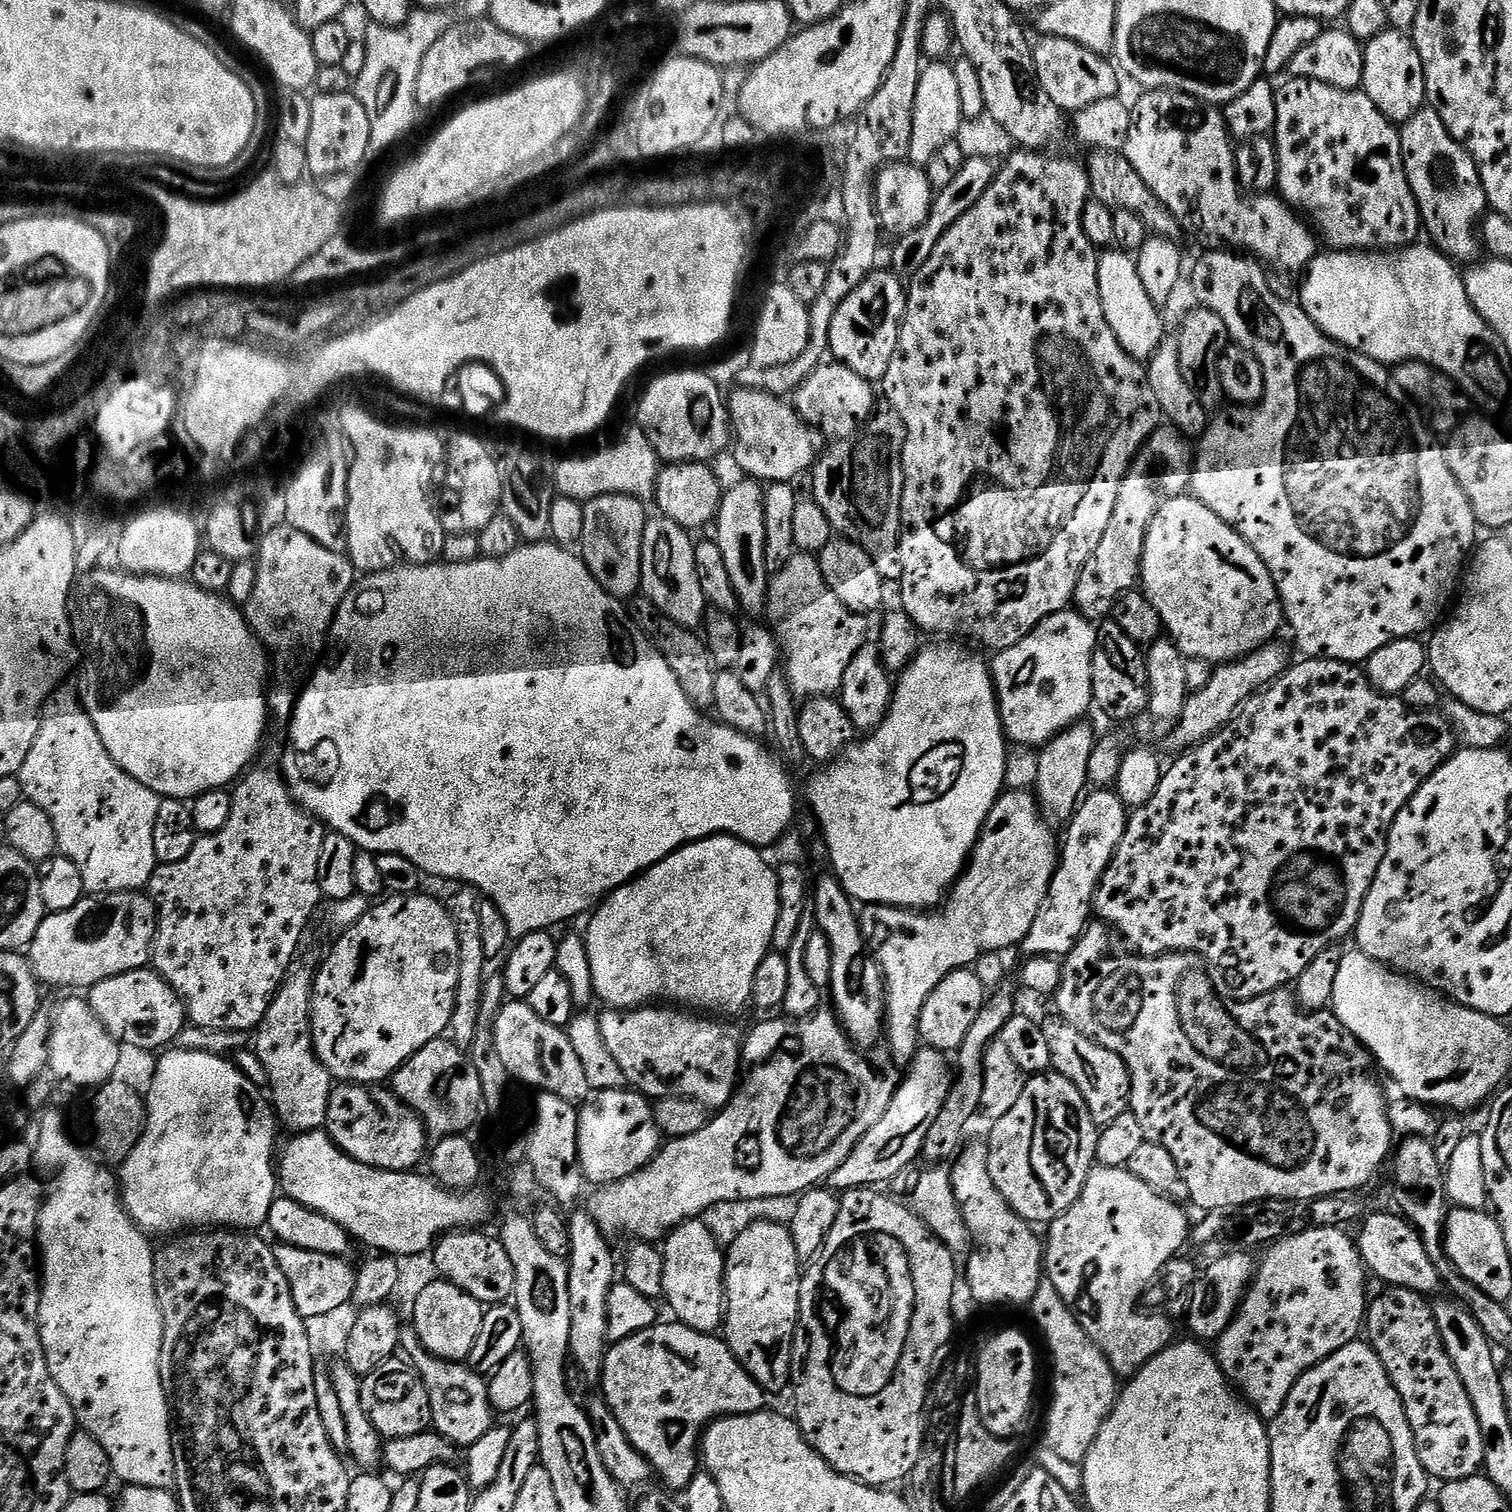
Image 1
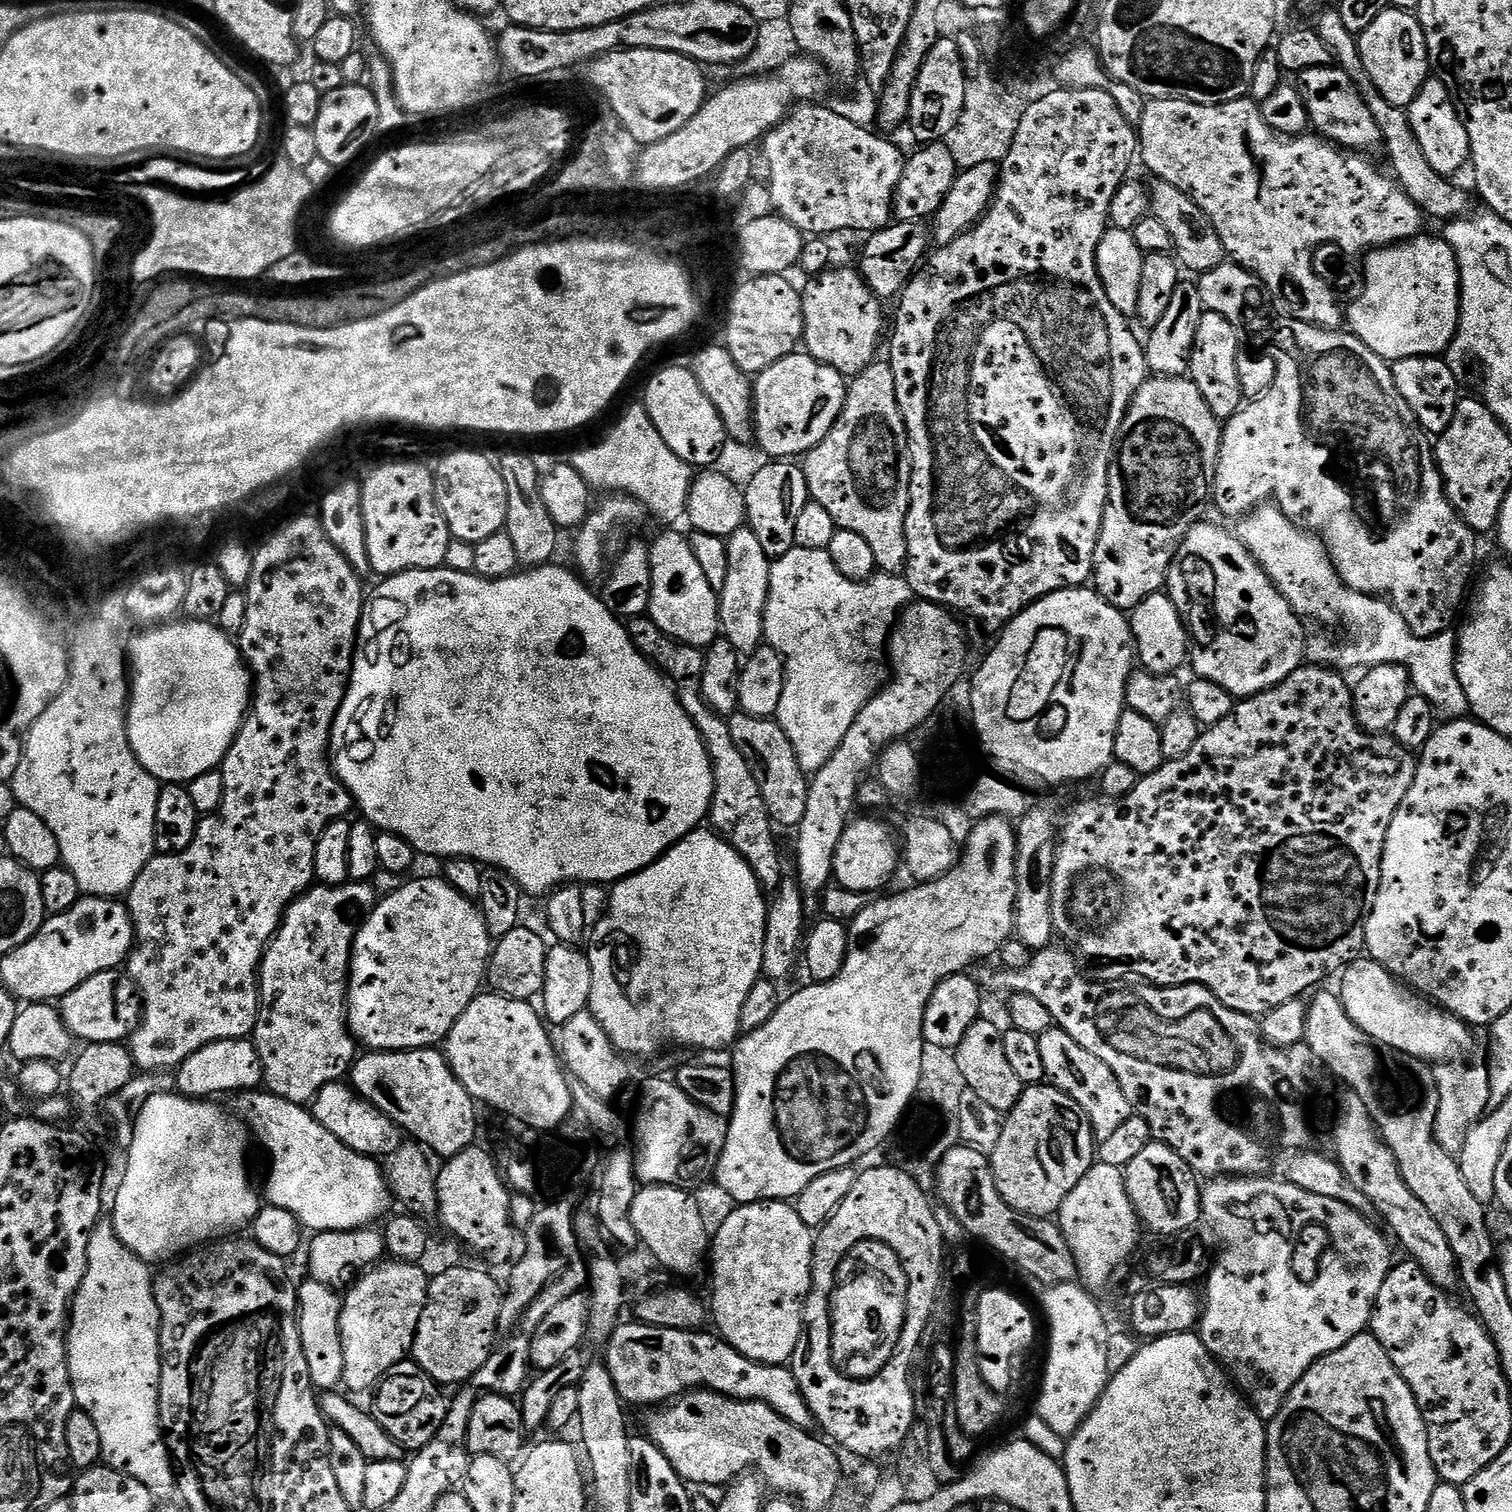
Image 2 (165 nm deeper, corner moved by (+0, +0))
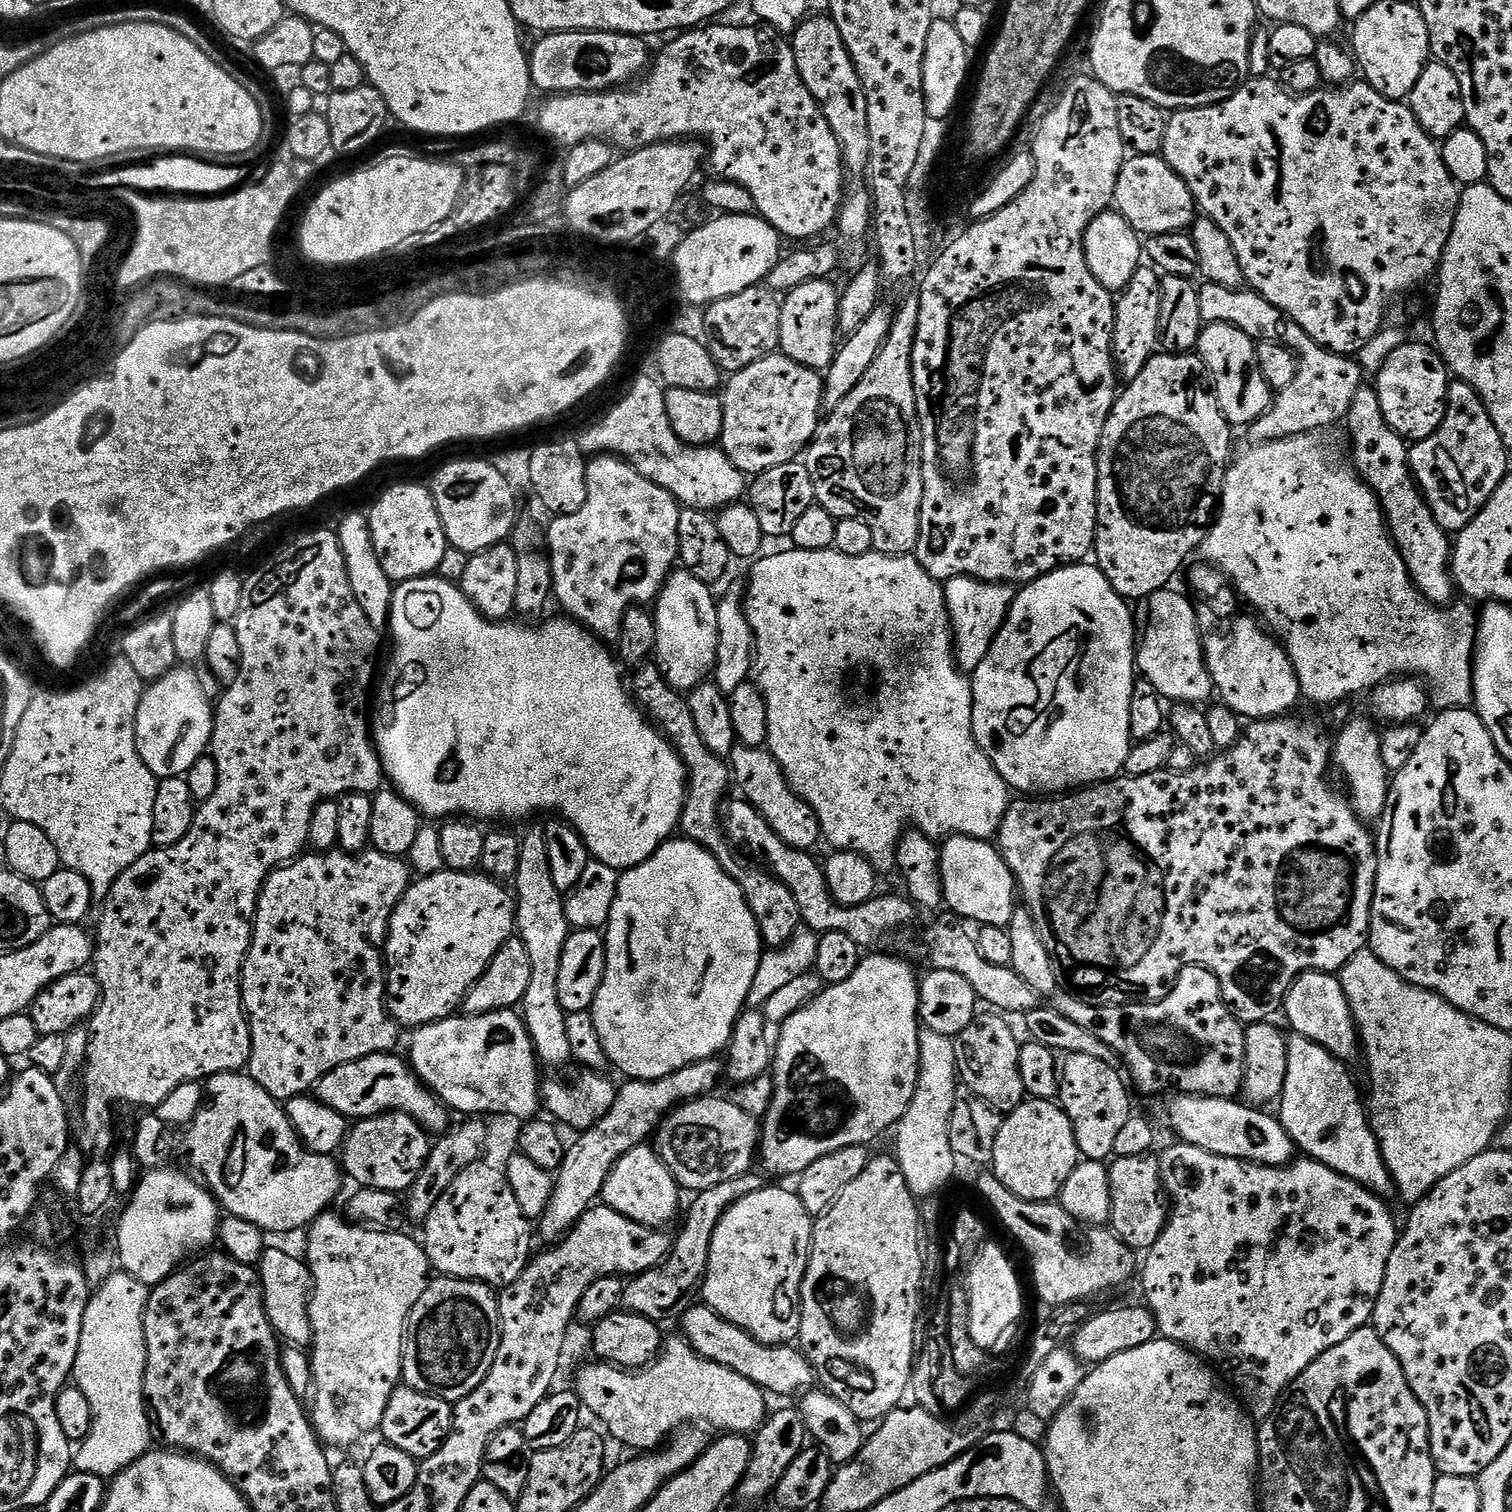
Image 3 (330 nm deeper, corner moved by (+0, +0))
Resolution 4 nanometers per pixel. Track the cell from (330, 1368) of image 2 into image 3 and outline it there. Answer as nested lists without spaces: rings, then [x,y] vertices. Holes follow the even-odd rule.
[[[269,1247],[260,1258],[258,1271],[264,1290],[264,1308],[272,1327],[276,1329],[277,1337],[285,1341],[288,1339],[289,1345],[307,1349],[313,1342],[313,1316],[309,1312],[310,1297],[314,1289],[311,1268],[301,1257],[299,1260],[280,1248]]]

